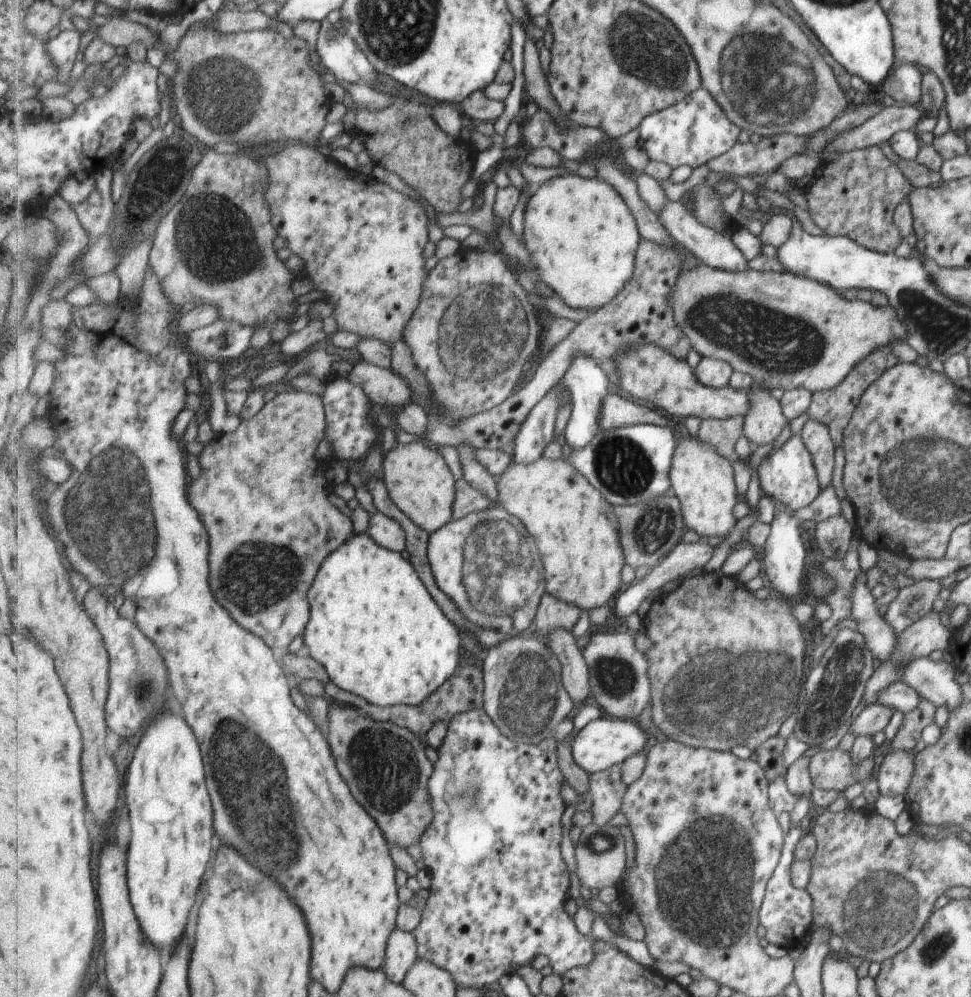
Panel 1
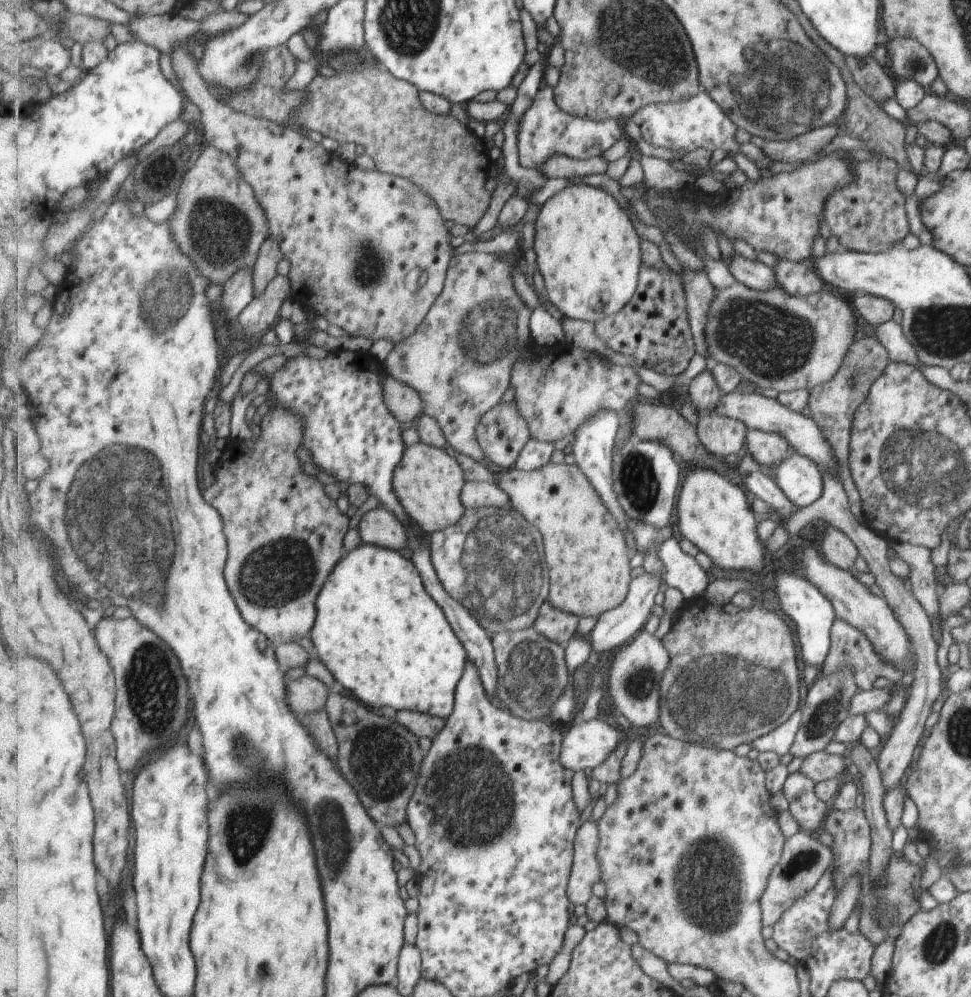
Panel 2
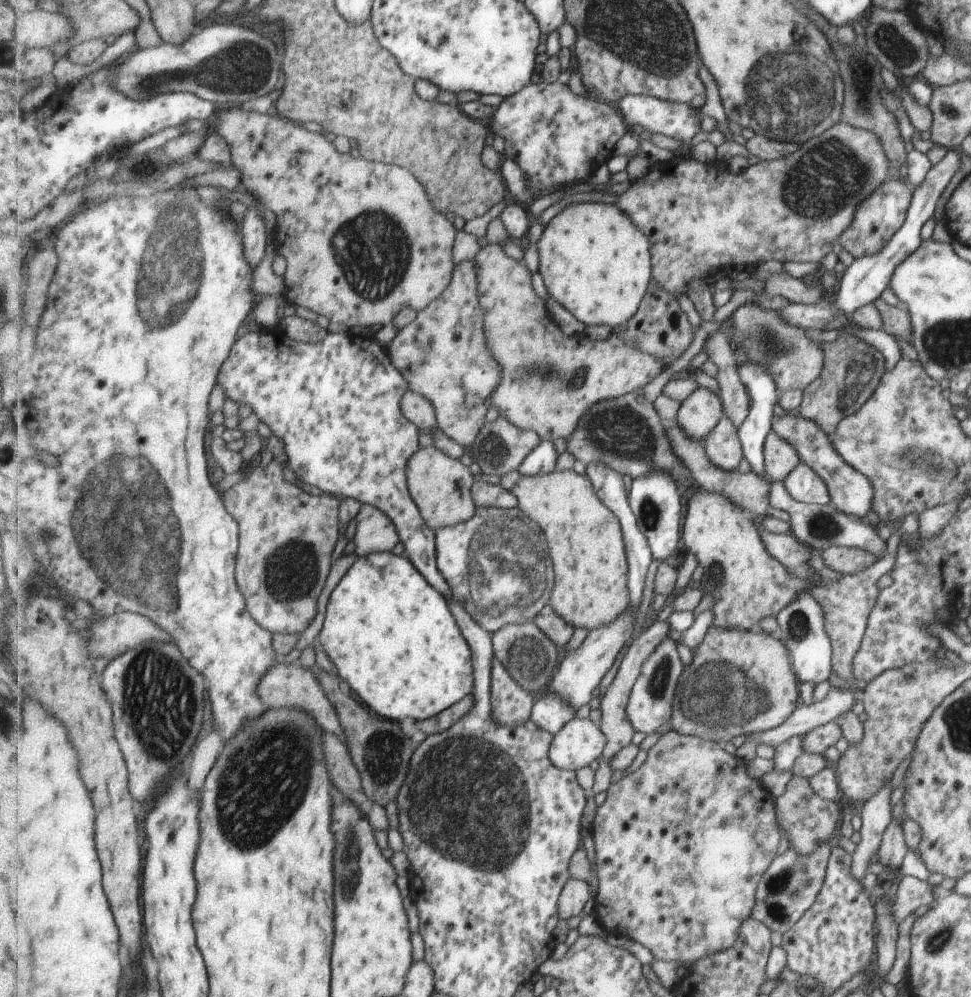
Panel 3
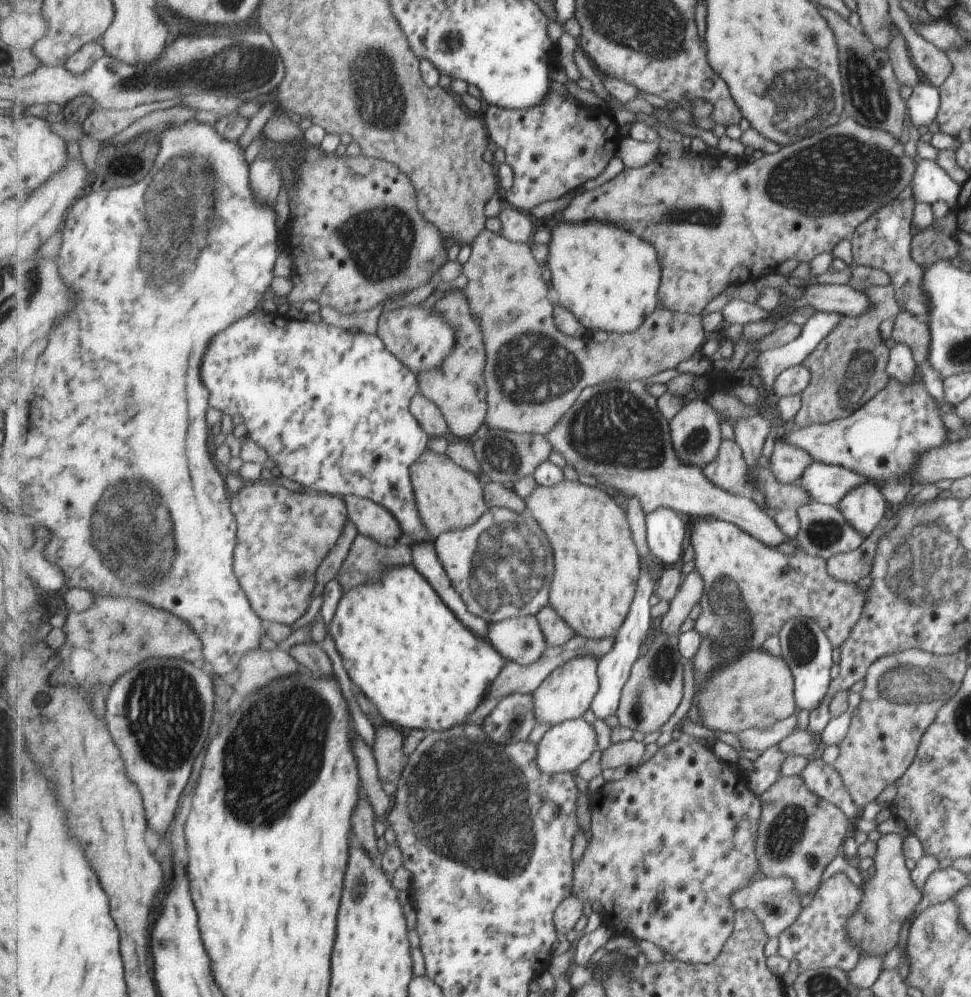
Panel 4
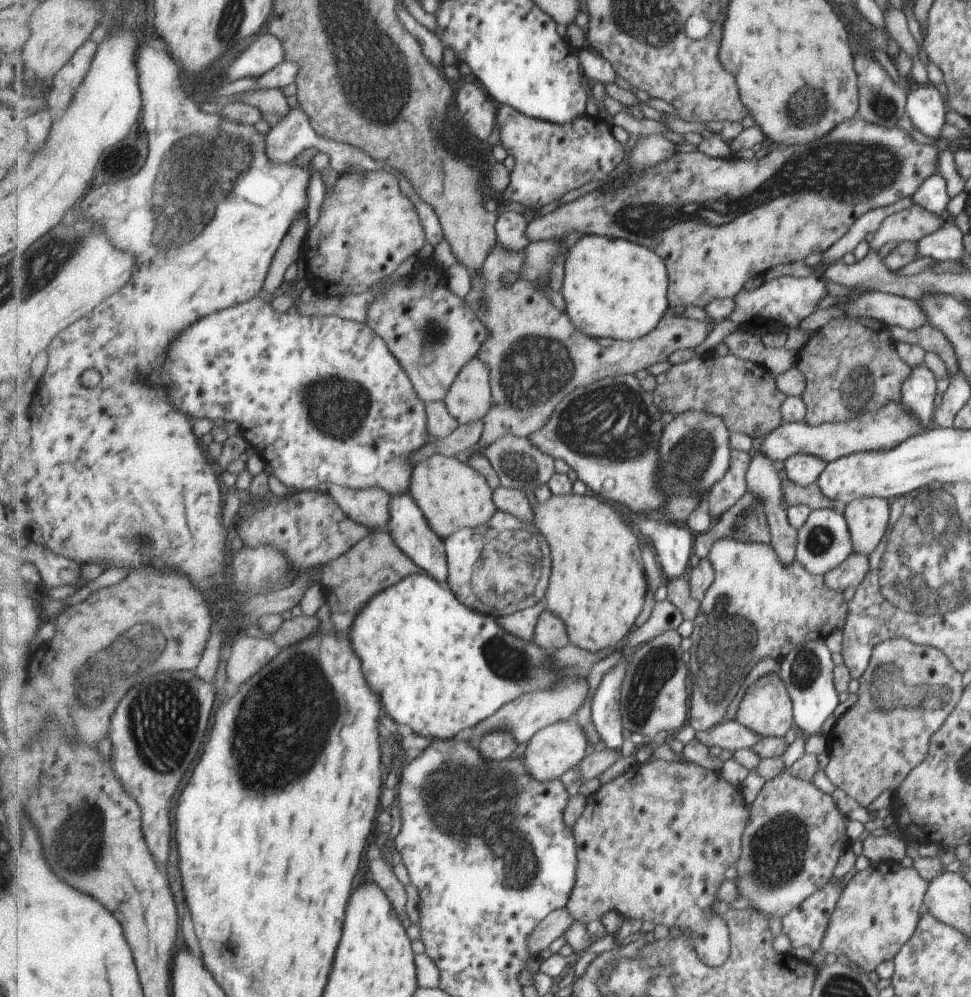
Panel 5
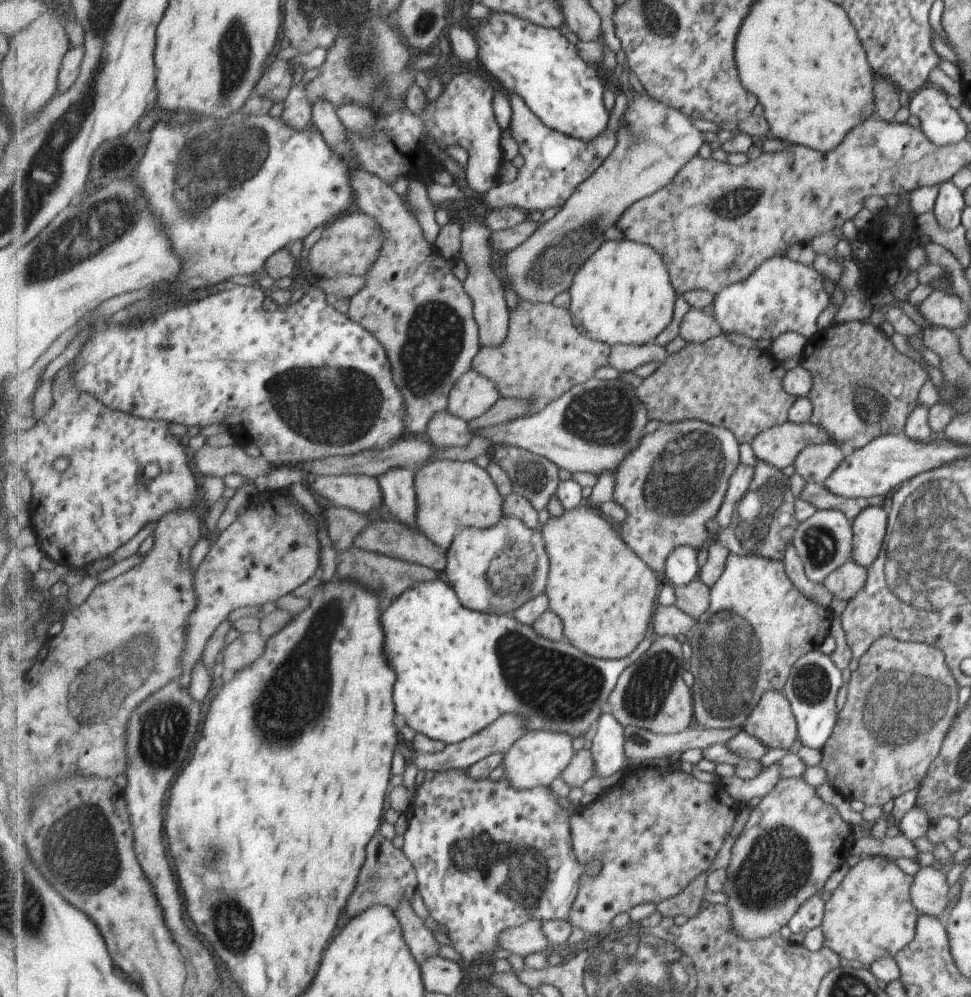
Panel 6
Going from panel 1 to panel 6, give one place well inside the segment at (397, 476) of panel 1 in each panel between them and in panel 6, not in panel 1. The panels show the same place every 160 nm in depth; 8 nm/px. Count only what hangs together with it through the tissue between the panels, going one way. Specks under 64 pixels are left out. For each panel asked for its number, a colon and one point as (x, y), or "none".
2: (429, 483)
3: (441, 485)
4: (449, 497)
5: (452, 495)
6: (452, 495)

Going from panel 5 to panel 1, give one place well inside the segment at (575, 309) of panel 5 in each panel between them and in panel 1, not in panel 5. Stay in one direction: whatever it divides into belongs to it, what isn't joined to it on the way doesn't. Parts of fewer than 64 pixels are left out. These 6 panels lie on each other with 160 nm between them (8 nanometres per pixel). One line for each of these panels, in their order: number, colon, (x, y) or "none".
1: (583, 237)
2: (587, 249)
3: (596, 262)
4: (608, 277)

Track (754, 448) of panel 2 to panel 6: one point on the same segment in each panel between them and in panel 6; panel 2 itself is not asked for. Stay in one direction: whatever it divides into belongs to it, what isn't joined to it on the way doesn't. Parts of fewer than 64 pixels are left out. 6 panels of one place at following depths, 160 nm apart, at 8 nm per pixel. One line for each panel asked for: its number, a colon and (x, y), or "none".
3: (779, 458)
4: (787, 462)
5: (801, 469)
6: (816, 462)

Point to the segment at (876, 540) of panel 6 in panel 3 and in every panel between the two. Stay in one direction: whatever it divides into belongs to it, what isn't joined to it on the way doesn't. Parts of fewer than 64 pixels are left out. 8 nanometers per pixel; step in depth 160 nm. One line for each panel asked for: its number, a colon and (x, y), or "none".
3: (851, 493)
4: (864, 508)
5: (867, 518)

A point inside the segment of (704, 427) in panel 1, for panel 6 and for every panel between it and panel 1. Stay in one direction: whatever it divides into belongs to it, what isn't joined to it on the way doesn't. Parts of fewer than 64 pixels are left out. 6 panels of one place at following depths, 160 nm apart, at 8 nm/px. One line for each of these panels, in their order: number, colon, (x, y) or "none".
2: (720, 436)
3: (722, 447)
4: (728, 471)
5: (730, 487)
6: (736, 488)

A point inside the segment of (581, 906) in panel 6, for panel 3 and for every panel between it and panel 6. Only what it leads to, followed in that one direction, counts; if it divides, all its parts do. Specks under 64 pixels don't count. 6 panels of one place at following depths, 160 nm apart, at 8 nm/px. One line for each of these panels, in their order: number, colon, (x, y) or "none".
3: (719, 824)
4: (669, 843)
5: (663, 864)

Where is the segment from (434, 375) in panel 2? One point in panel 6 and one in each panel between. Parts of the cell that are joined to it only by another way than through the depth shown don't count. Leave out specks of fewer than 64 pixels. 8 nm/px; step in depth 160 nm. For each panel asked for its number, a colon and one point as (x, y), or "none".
3: (444, 354)
4: (459, 387)
5: (470, 399)
6: (474, 394)

